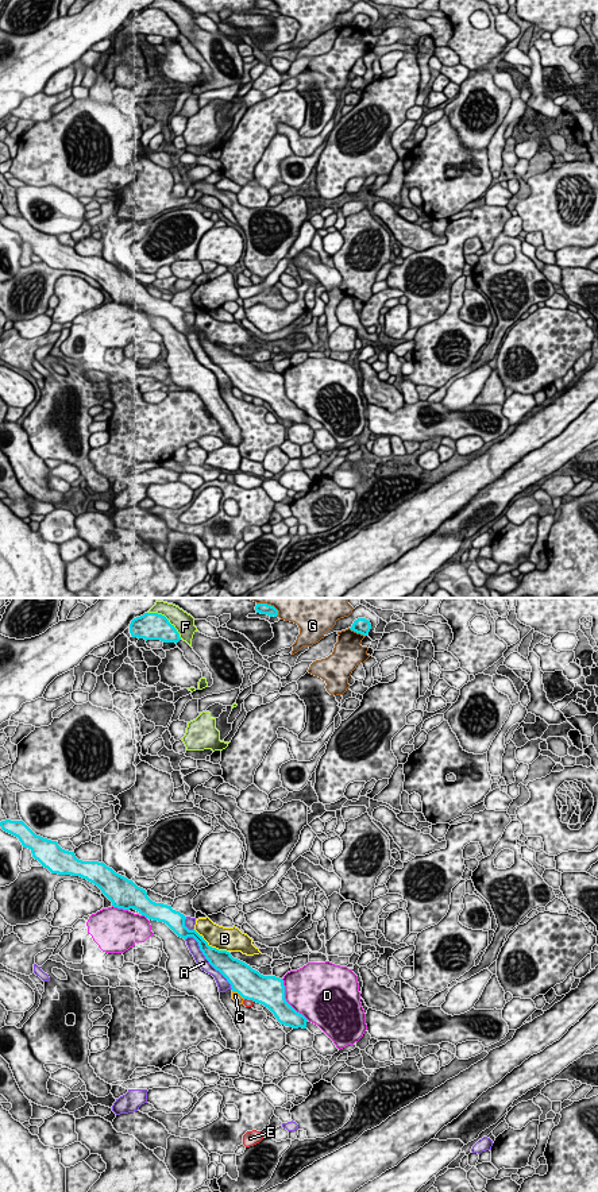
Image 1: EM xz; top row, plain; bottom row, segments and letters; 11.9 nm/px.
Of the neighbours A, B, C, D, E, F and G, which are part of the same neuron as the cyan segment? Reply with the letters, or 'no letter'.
B

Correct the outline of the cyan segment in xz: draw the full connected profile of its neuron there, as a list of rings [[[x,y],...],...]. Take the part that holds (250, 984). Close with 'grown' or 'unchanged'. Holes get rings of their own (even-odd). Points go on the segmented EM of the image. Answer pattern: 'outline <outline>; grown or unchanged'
outline [[[5,819],[0,822],[0,826],[4,832],[18,837],[23,848],[28,848],[32,857],[51,873],[86,879],[101,890],[113,907],[134,909],[148,919],[163,922],[184,940],[193,937],[205,958],[227,979],[234,992],[267,1007],[281,1025],[306,1029],[308,1019],[285,999],[282,979],[263,976],[246,963],[234,958],[229,952],[209,946],[202,936],[185,926],[184,914],[173,910],[171,906],[153,902],[146,890],[116,873],[104,863],[78,860],[74,852],[62,849],[57,841],[36,836],[23,821]]]; unchanged

